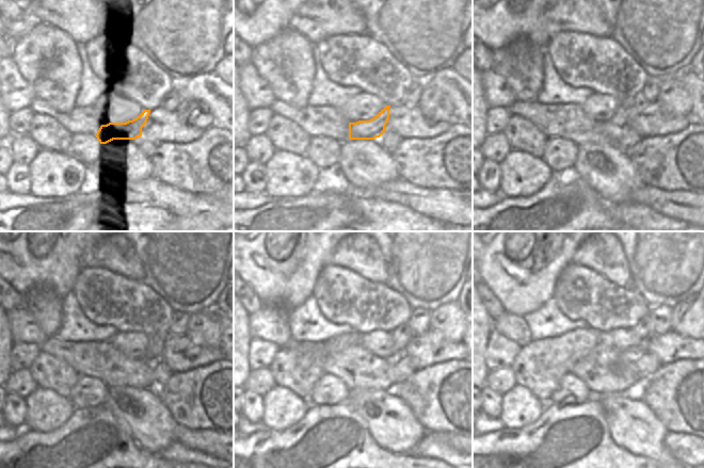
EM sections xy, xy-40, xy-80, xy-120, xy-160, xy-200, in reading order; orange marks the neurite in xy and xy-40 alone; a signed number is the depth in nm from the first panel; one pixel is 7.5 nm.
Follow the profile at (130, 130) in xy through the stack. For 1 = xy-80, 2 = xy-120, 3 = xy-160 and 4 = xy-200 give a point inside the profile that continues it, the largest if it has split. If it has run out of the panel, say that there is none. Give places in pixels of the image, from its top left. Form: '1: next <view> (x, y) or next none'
1: next xy-80 (619, 122)
2: next xy-120 (156, 341)
3: next xy-160 (402, 334)
4: next xy-200 (643, 329)

